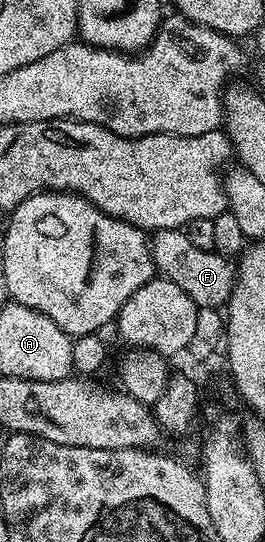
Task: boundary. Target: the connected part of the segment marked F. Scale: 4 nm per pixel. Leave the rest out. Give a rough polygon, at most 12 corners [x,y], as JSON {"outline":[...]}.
{"outline":[[184,228],[149,237],[154,270],[198,307],[221,309],[235,265]]}

